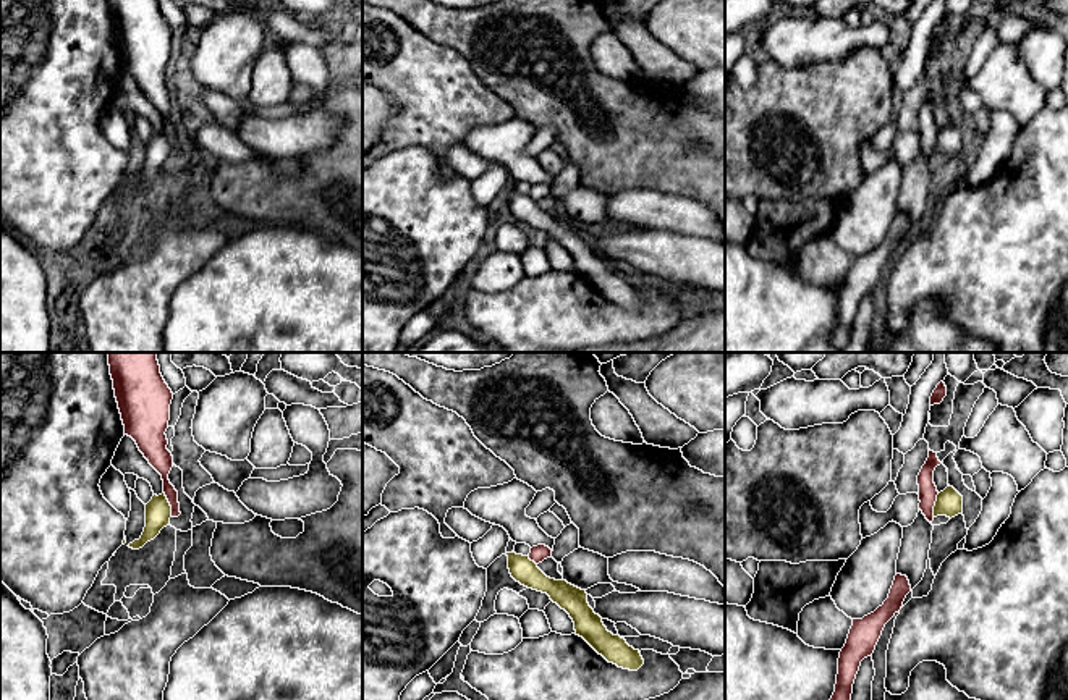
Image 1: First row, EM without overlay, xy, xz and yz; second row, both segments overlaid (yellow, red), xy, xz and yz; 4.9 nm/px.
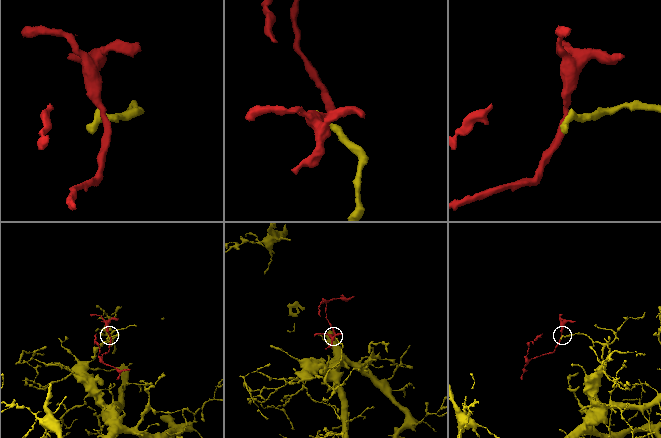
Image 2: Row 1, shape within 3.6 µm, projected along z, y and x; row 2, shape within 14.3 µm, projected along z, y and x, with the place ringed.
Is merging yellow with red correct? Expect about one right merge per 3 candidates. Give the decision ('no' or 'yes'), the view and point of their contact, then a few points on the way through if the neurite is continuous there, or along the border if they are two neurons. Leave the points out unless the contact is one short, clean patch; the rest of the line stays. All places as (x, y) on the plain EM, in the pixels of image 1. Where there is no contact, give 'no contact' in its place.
no; meets yellow in xy at (169, 143); border along xy (164, 130), (172, 154)

